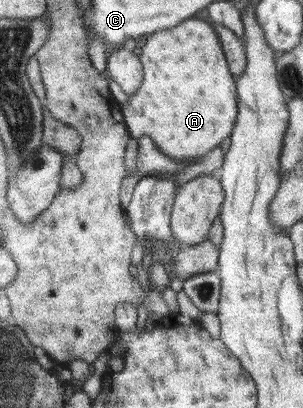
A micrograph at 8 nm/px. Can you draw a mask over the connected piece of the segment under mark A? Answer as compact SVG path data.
M192 18L174 28L152 33L139 55L145 72L143 85L128 98L129 106L123 111L131 136L136 140L144 135L151 136L160 150L174 160L202 158L216 148L220 140L228 138L232 124L235 124L237 98L222 51L218 35L204 20Z

